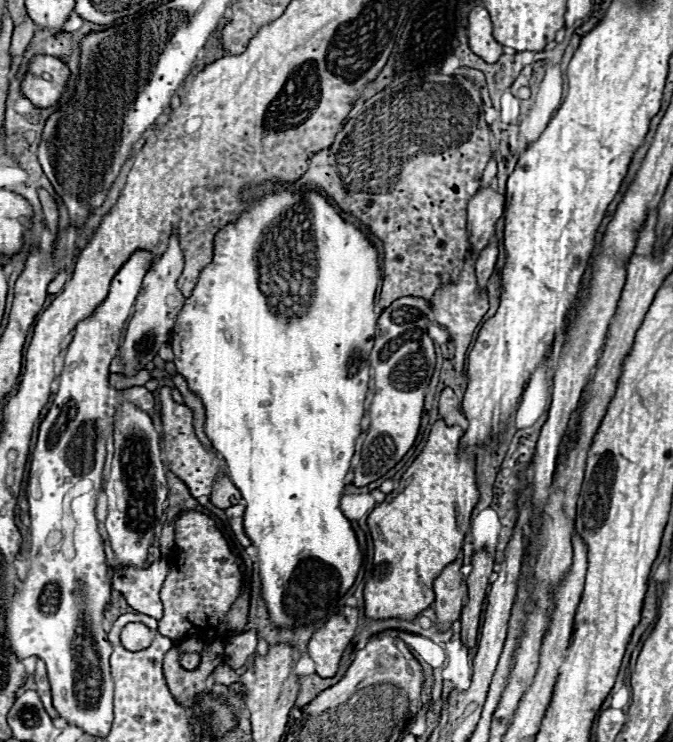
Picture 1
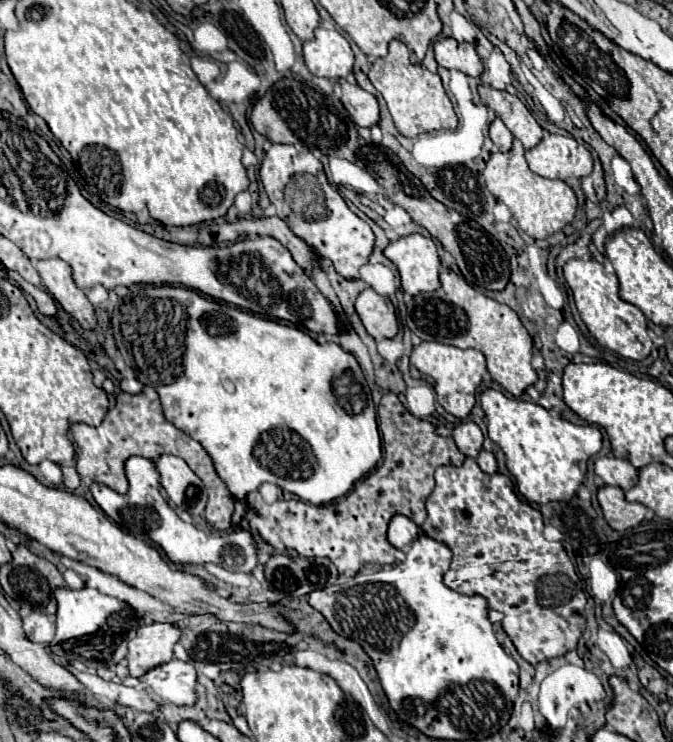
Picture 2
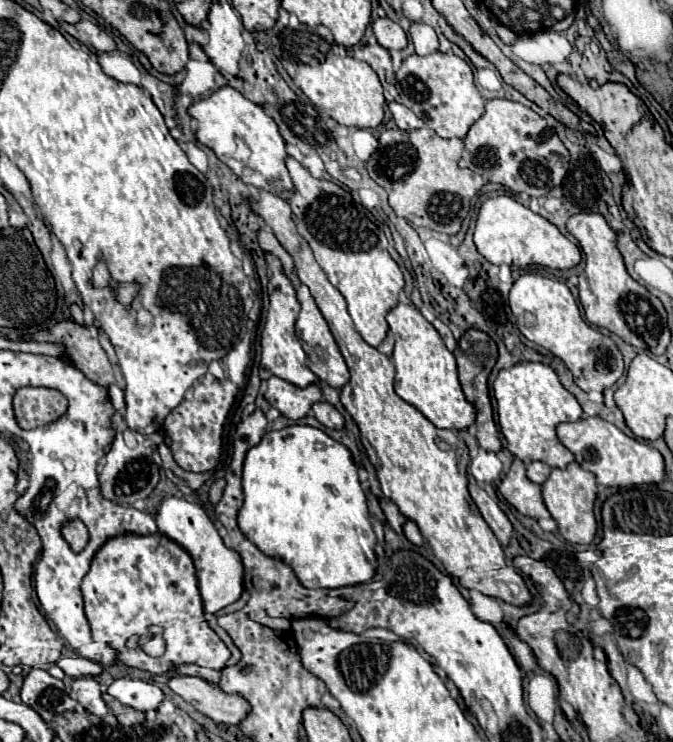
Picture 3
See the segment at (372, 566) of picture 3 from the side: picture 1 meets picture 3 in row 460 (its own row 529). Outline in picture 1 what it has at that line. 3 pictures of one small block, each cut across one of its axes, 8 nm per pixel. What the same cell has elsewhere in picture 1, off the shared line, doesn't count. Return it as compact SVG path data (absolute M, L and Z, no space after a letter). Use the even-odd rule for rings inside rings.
M280 186L272 192L268 192L266 196L258 198L258 200L252 200L246 208L246 212L240 214L238 222L232 222L228 226L224 226L216 238L214 238L214 260L202 270L200 278L198 278L198 284L192 292L190 298L186 298L186 304L182 308L182 312L178 314L176 318L176 326L172 330L172 350L174 350L174 364L176 364L176 370L188 380L188 386L202 398L204 402L204 408L206 408L206 436L210 438L212 446L216 448L216 452L224 458L226 466L228 466L228 476L230 480L234 482L234 486L240 490L242 498L246 500L246 512L244 512L244 530L246 530L246 536L252 540L252 544L258 548L258 574L260 574L260 584L262 584L262 598L264 598L264 604L266 604L266 610L270 614L270 620L272 624L280 630L280 628L294 628L294 626L308 626L308 624L314 624L314 622L326 622L326 618L330 614L338 614L340 610L340 598L352 588L354 580L356 580L356 574L360 570L360 564L362 564L362 552L360 552L360 546L358 546L358 540L356 540L356 534L350 526L350 520L342 514L340 510L340 500L344 496L344 488L346 488L346 474L350 470L350 460L354 456L354 450L356 450L356 438L360 436L362 432L362 416L364 416L364 400L366 400L366 392L368 392L368 382L370 382L370 366L368 366L368 354L374 346L374 336L376 336L376 322L378 322L378 314L374 312L374 292L376 292L376 286L378 286L378 278L380 278L380 270L378 270L378 250L372 246L372 242L358 230L354 228L350 222L342 220L338 210L328 204L328 200L320 194L320 192L314 192L314 190L304 190L304 192L290 192L286 190L286 186Z

